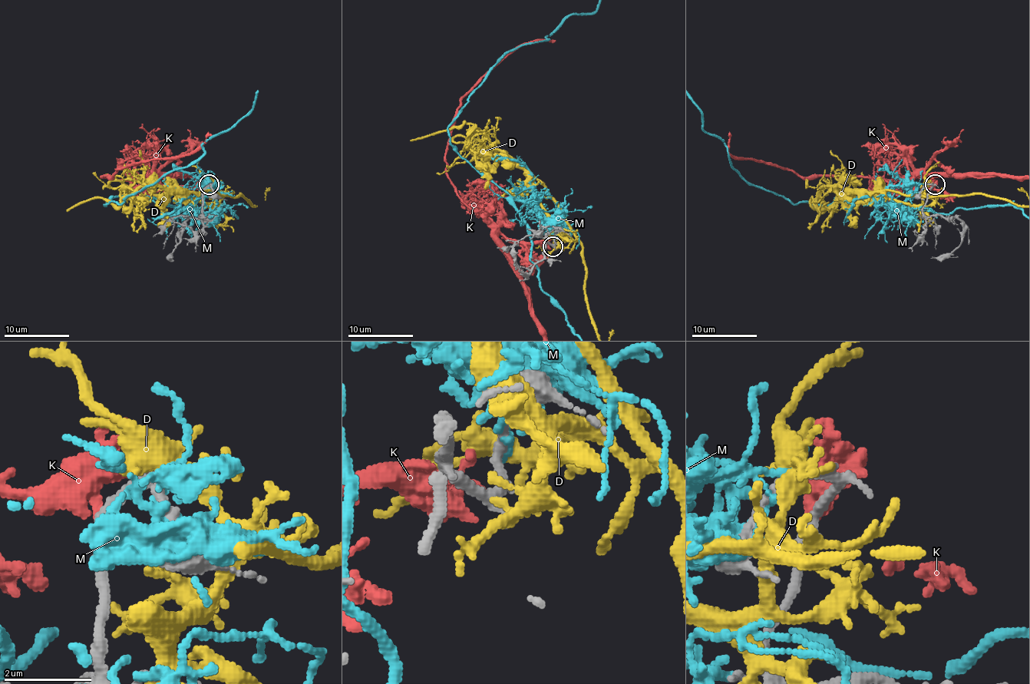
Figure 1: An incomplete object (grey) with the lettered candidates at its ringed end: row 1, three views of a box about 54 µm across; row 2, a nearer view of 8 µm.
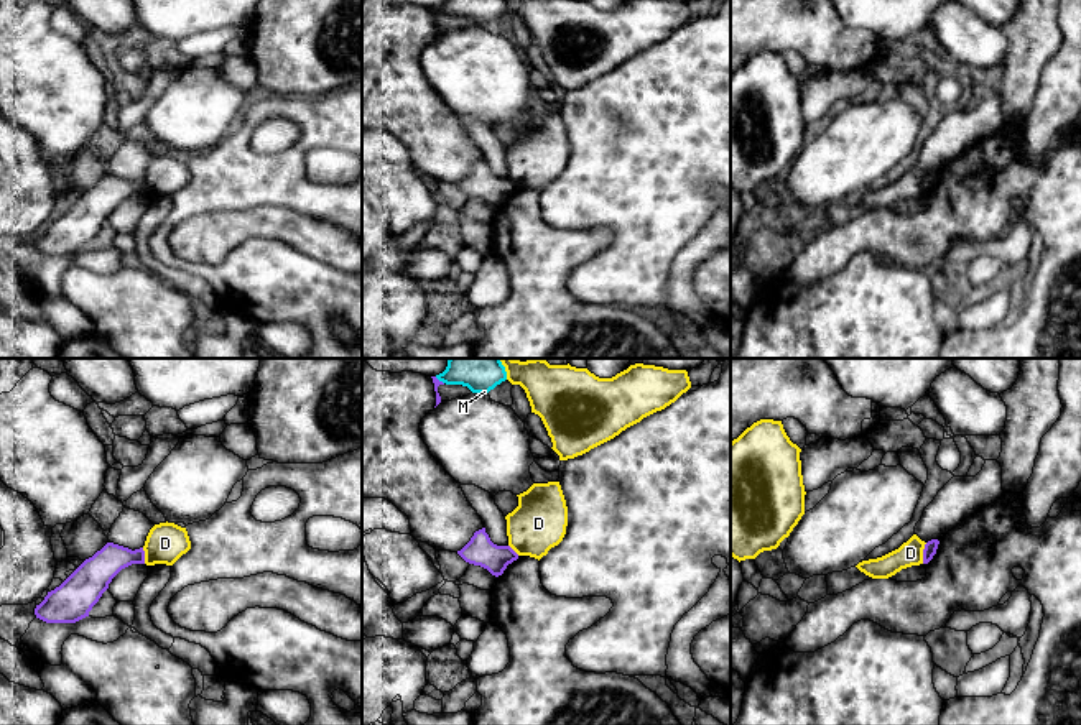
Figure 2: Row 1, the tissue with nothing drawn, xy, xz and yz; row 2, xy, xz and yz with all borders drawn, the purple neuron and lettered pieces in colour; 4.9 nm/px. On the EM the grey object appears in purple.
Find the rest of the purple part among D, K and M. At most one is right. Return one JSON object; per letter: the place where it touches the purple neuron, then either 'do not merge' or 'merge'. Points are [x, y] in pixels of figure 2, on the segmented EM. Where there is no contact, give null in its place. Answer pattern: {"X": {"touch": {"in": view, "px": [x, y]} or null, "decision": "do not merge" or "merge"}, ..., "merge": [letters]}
{"D": {"touch": {"in": "yz", "px": [923, 553]}, "decision": "do not merge"}, "K": {"touch": null, "decision": "do not merge"}, "M": {"touch": {"in": "xz", "px": [438, 380]}, "decision": "do not merge"}, "merge": []}

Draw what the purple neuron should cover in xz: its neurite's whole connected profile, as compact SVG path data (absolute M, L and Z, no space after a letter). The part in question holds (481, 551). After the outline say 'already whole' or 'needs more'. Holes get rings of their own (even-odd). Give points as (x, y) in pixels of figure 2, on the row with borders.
M485 528L474 533L471 541L457 551L469 564L487 569L492 575L503 574L508 564L518 559L518 554L510 546L497 546L490 541Z; already whole

